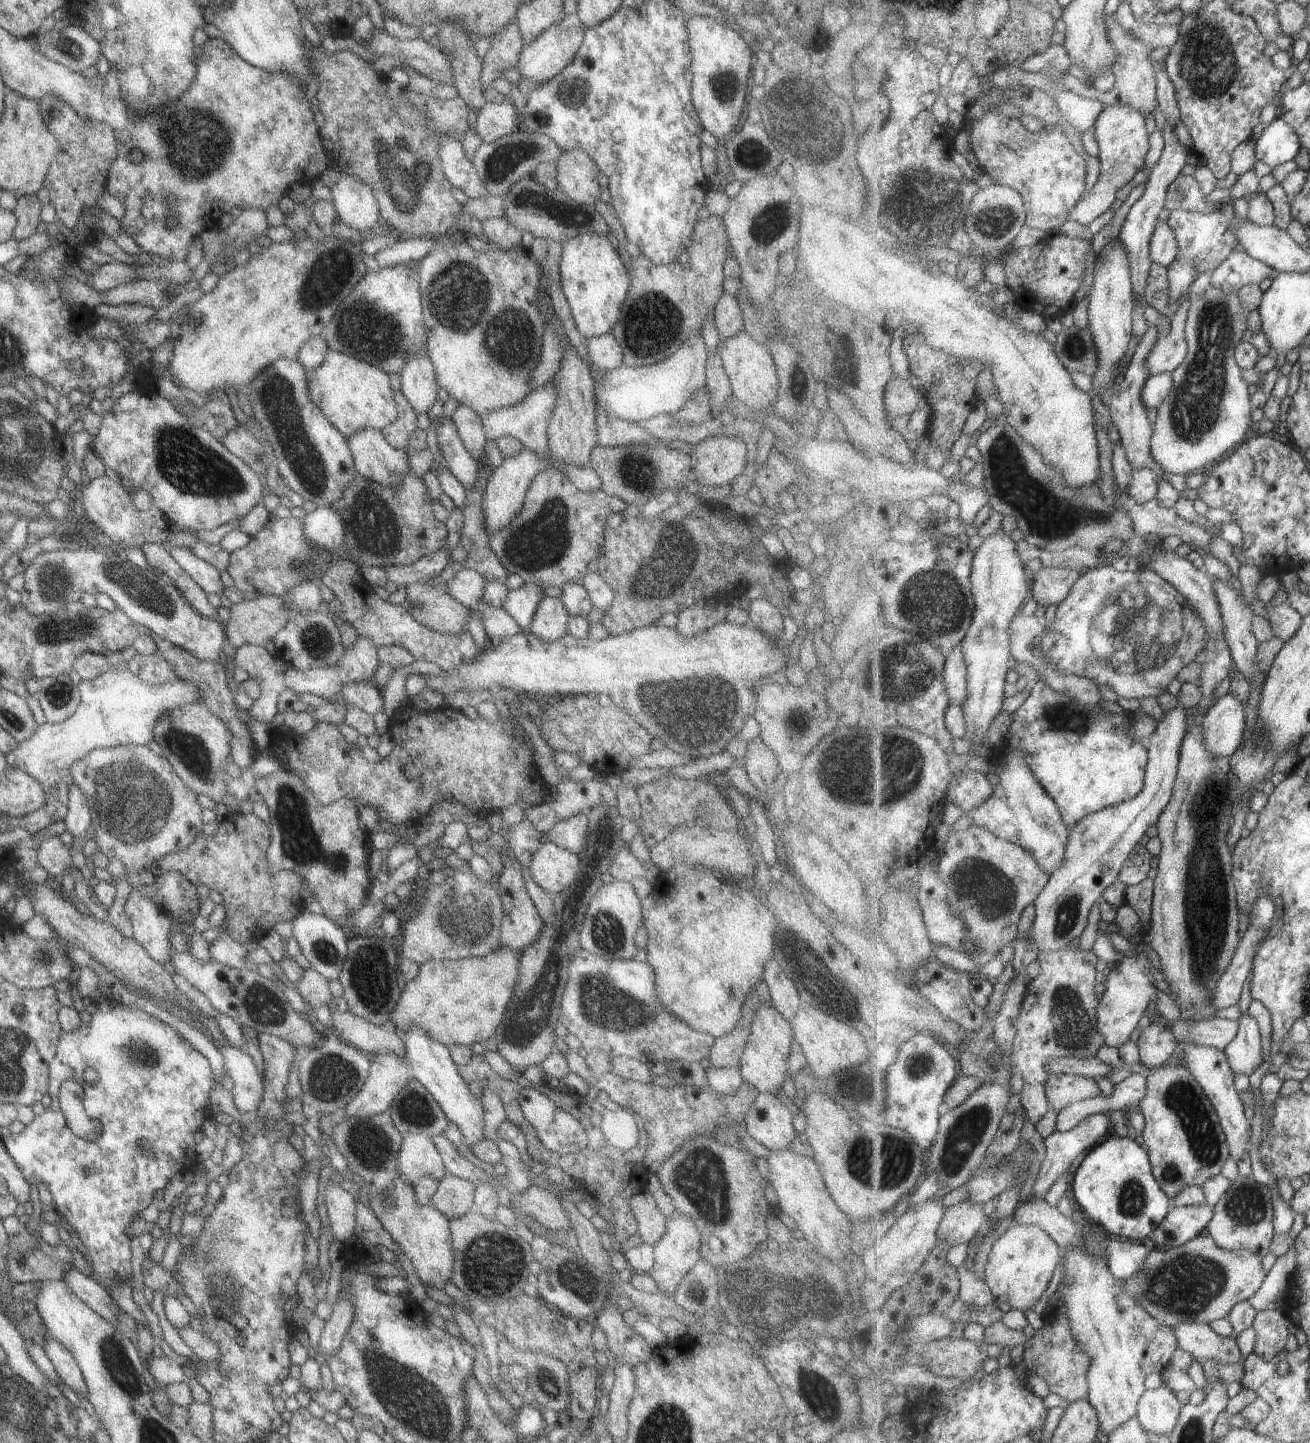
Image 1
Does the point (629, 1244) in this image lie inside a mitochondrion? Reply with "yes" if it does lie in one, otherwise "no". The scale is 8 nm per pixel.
no

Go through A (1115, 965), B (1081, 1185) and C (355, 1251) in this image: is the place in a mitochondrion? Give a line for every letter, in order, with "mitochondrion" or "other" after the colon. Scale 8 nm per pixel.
A: other
B: other
C: other

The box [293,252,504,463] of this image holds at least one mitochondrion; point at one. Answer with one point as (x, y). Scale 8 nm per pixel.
(331, 274)

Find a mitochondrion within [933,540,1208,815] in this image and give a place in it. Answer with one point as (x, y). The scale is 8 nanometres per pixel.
(1140, 632)

